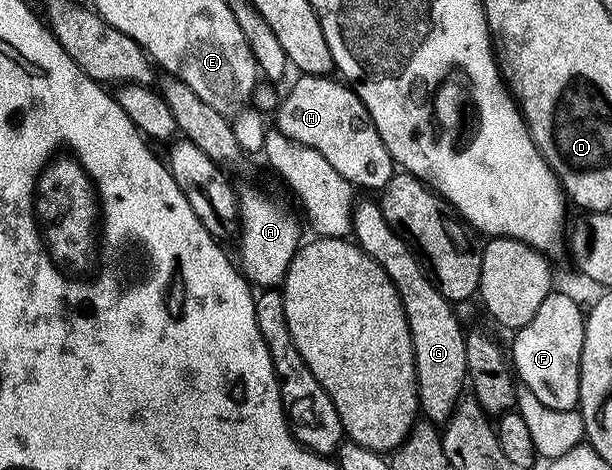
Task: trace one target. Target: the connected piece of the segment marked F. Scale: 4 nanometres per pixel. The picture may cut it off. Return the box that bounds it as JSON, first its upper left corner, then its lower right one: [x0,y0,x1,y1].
[508,290,586,410]

